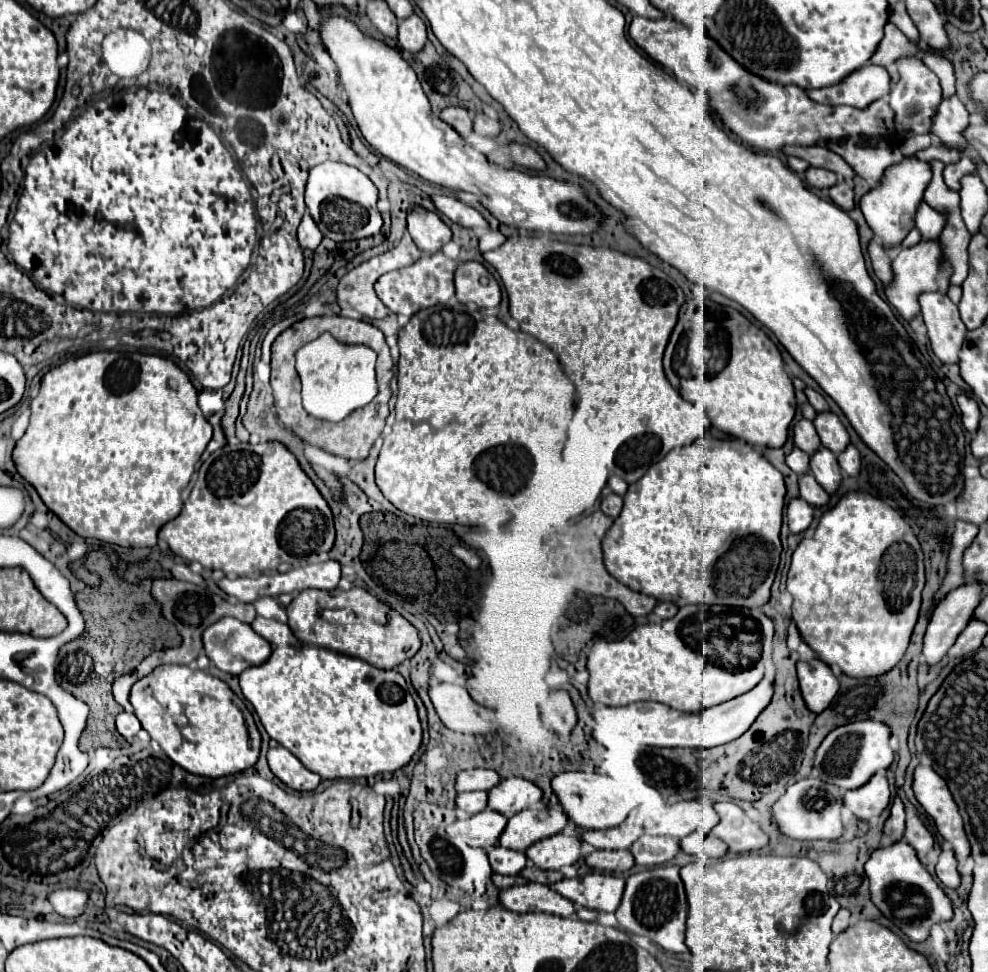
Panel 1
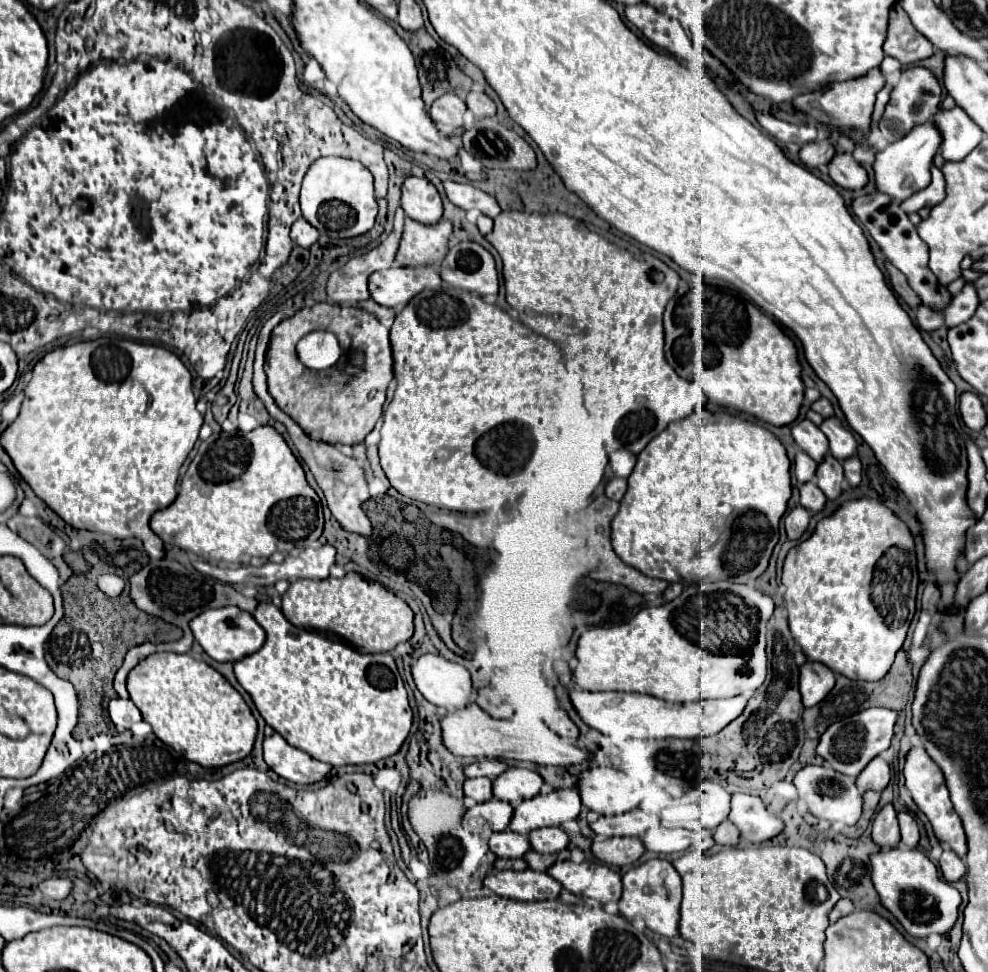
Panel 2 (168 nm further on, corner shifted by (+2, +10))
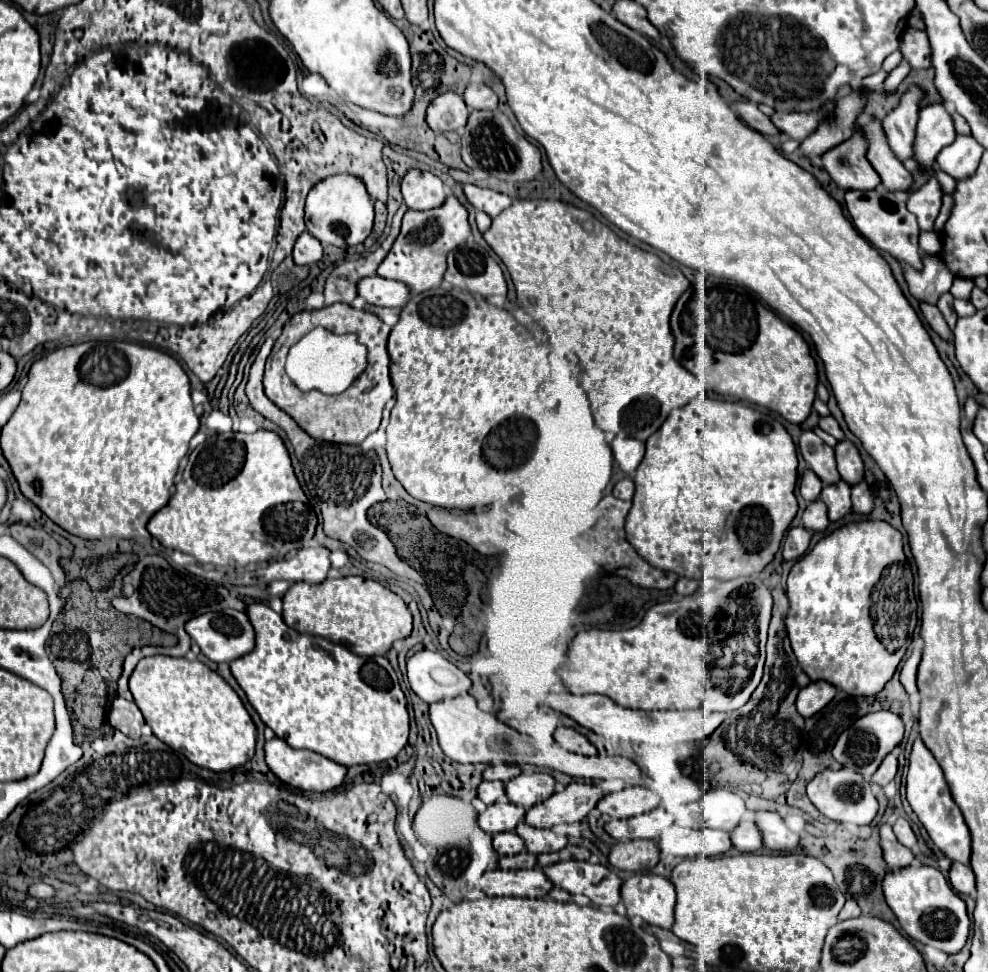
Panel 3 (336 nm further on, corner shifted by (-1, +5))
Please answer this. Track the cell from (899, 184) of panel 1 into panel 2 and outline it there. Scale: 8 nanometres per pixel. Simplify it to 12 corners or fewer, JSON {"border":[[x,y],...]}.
{"border":[[933,122],[877,152],[877,190],[905,200],[929,186]]}

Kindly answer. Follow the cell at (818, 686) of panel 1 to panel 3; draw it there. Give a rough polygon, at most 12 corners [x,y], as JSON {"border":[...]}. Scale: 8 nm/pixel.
{"border":[[812,681],[798,693],[798,713],[812,717],[836,695],[834,685]]}

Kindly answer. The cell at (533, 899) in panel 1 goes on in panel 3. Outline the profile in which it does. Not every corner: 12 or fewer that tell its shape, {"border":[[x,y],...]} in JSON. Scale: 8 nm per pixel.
{"border":[[540,869],[488,871],[486,895],[542,899],[554,887]]}

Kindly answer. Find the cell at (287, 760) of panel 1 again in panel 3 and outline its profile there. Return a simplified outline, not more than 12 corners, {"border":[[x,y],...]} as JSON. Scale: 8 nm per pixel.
{"border":[[282,739],[266,741],[266,765],[302,791],[328,791],[346,767]]}

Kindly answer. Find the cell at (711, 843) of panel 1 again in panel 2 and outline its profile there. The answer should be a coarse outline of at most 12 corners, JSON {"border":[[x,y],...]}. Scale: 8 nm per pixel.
{"border":[[729,820],[715,828],[717,844],[735,846],[739,830]]}

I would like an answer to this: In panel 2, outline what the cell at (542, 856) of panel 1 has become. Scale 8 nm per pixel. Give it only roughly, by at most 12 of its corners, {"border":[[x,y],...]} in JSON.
{"border":[[561,828],[529,832],[535,852],[553,854],[567,848],[569,838]]}

